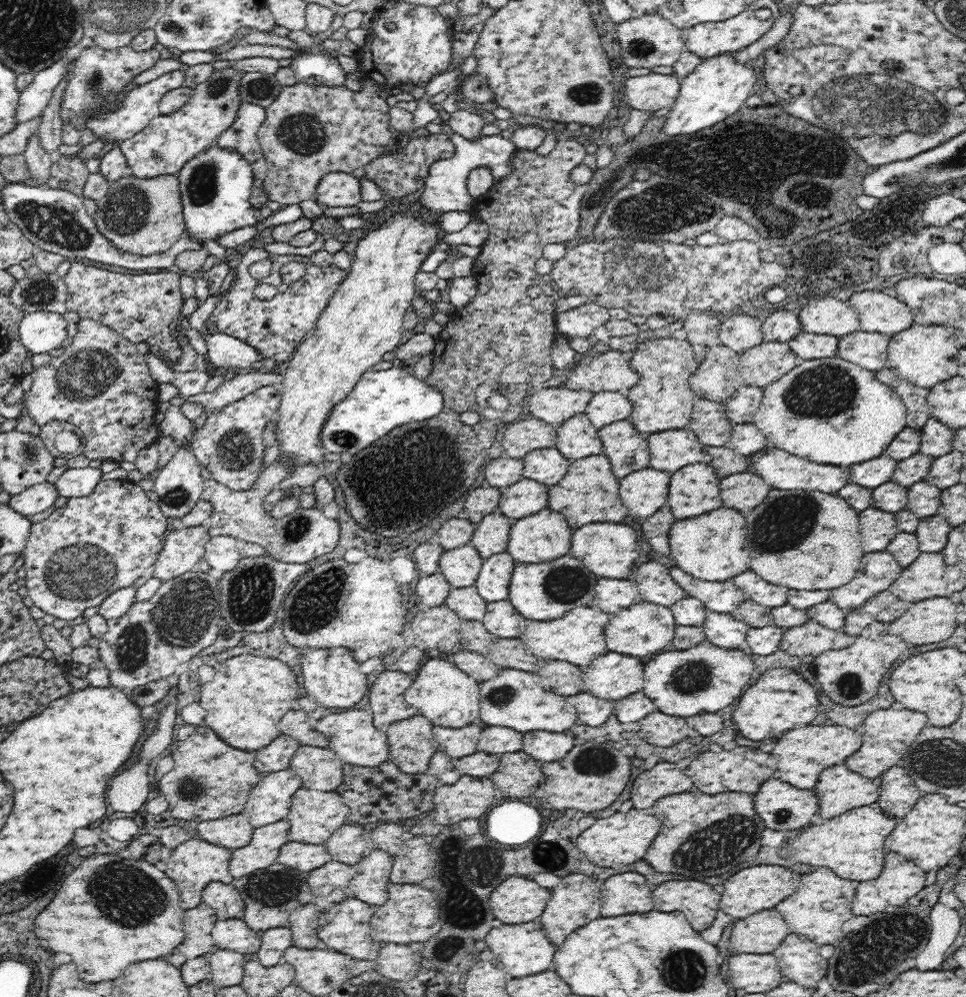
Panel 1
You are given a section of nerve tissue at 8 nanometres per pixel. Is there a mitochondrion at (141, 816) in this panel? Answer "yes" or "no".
no

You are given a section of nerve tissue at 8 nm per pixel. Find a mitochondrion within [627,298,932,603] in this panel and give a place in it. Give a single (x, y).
(824, 391)

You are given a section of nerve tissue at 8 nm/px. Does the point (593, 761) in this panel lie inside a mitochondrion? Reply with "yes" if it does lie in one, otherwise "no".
yes

